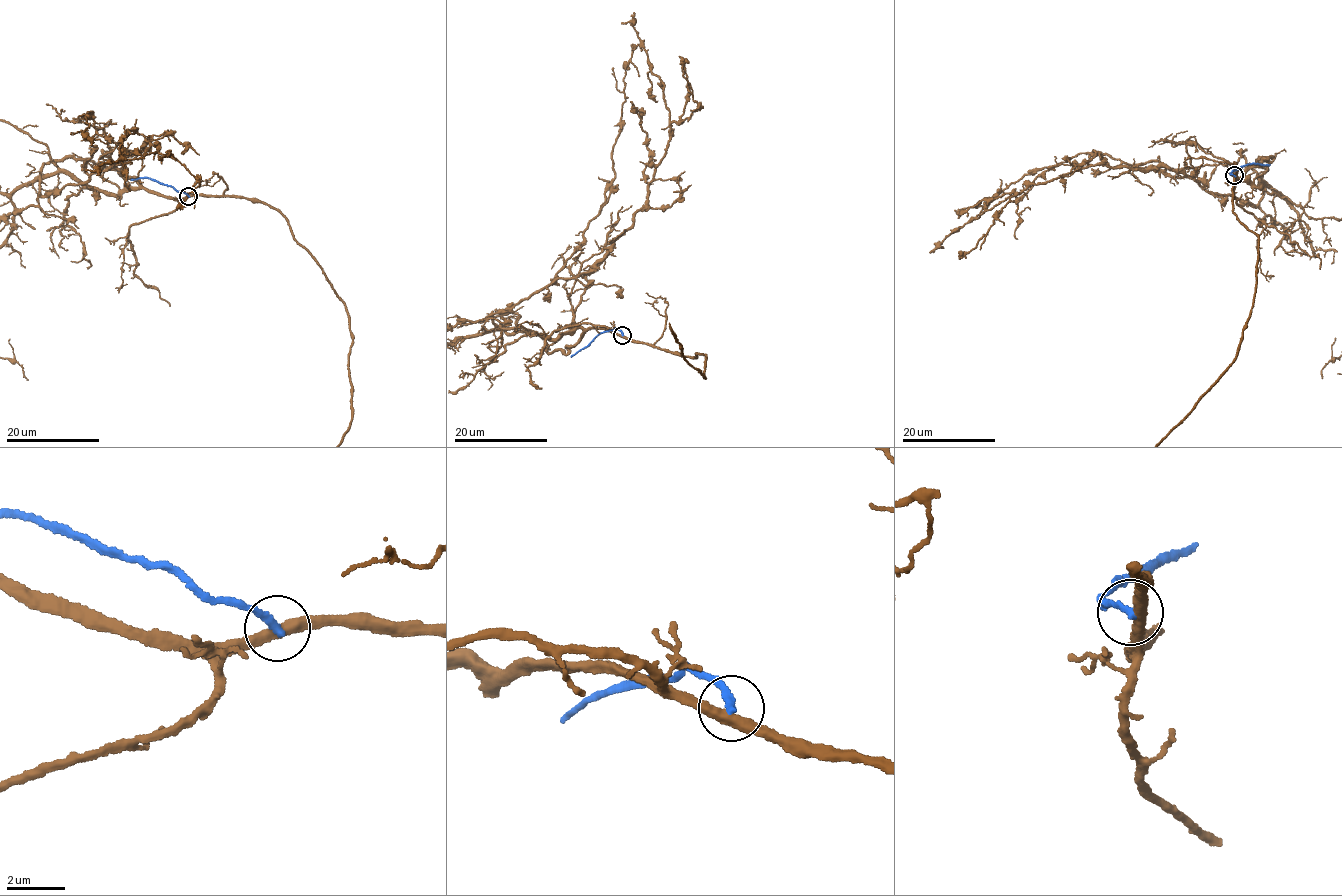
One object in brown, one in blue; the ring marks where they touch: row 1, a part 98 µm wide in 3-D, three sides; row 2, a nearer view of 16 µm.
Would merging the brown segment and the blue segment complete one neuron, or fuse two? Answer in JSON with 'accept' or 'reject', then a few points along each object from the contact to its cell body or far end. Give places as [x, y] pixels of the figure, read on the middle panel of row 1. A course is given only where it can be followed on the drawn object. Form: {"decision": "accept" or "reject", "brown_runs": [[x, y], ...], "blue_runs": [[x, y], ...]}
{"decision": "reject", "blue_runs": [[623, 334], [616, 329], [599, 333], [571, 357]]}

